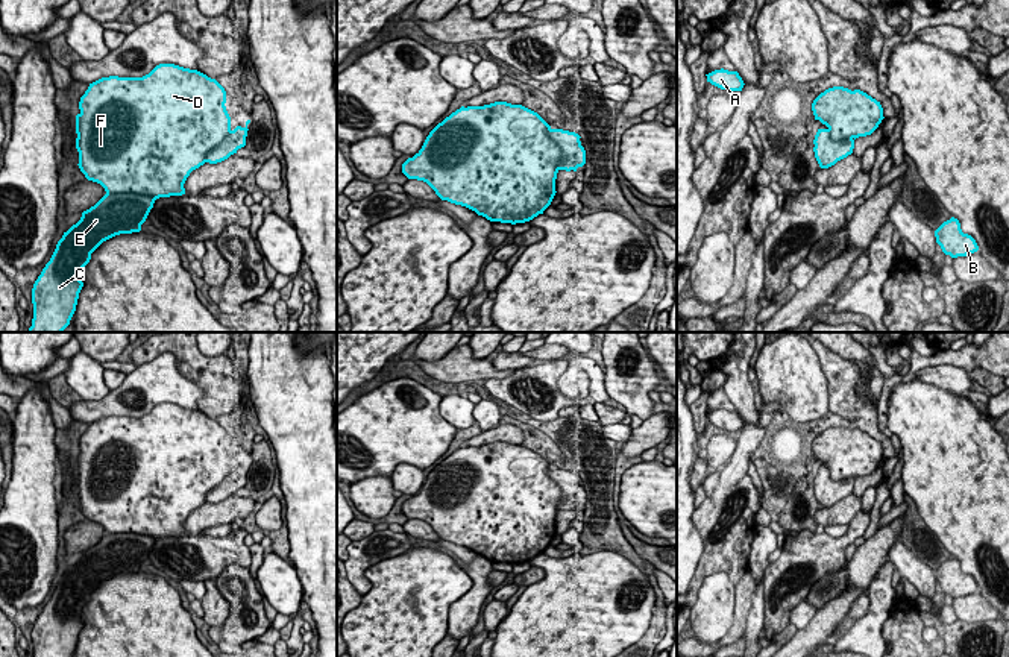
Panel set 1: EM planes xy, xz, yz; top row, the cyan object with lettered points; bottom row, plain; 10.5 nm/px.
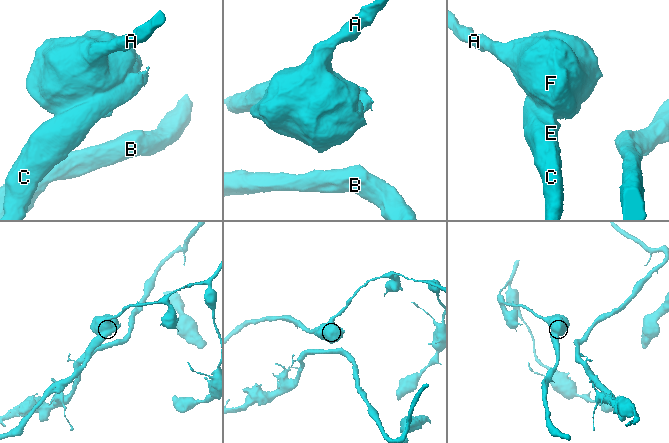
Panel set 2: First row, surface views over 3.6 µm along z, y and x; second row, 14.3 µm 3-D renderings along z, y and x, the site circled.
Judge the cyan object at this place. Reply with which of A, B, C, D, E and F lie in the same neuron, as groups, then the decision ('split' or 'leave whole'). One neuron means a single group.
groups A D F / B C E; split

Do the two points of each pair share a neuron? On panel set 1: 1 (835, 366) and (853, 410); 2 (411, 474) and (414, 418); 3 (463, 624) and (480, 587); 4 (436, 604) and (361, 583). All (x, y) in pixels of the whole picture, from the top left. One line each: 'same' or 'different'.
1: same
2: different
3: same
4: different

